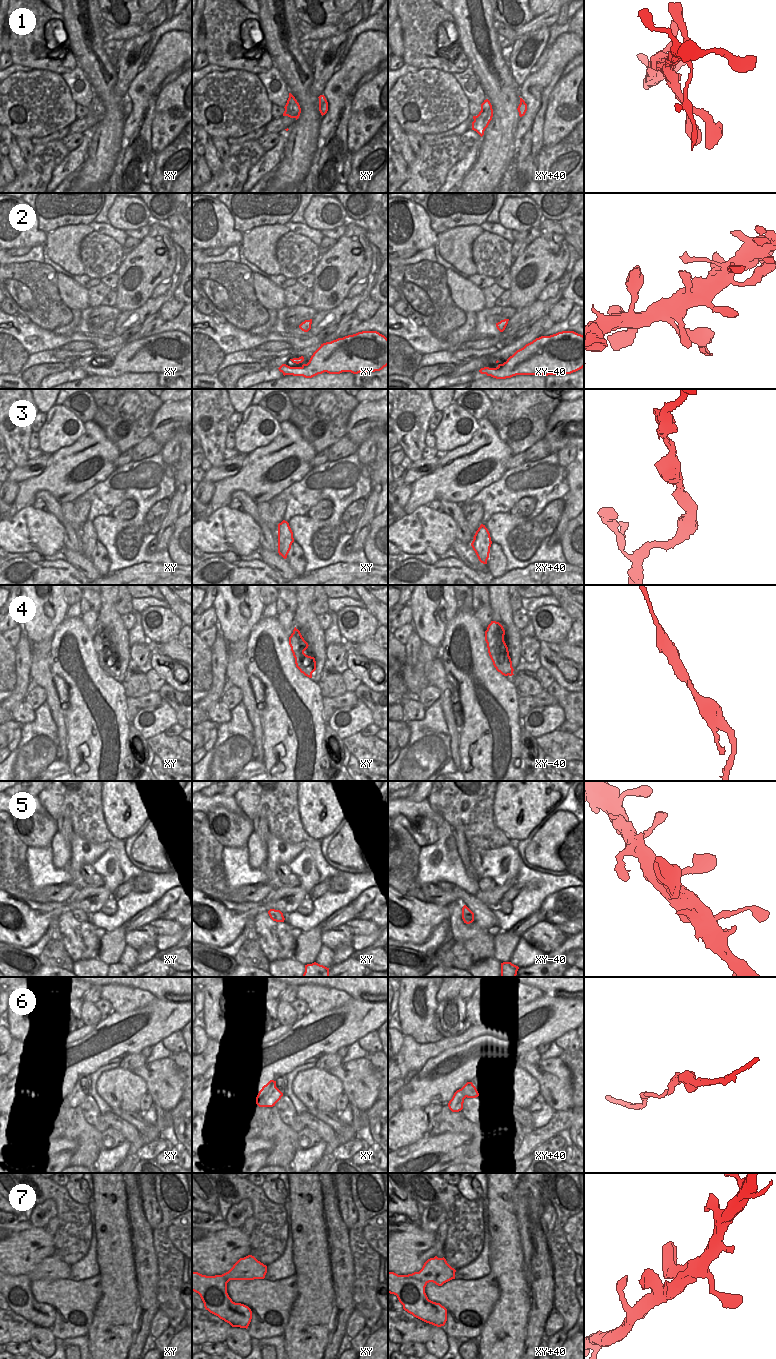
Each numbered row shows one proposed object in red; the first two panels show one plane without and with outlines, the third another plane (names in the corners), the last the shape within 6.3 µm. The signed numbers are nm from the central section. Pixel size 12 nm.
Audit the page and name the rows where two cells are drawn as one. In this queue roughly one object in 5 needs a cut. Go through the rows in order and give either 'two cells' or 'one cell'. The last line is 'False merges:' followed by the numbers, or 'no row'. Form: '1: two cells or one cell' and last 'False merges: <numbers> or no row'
1: one cell
2: one cell
3: one cell
4: one cell
5: one cell
6: two cells
7: one cell
False merges: 6

